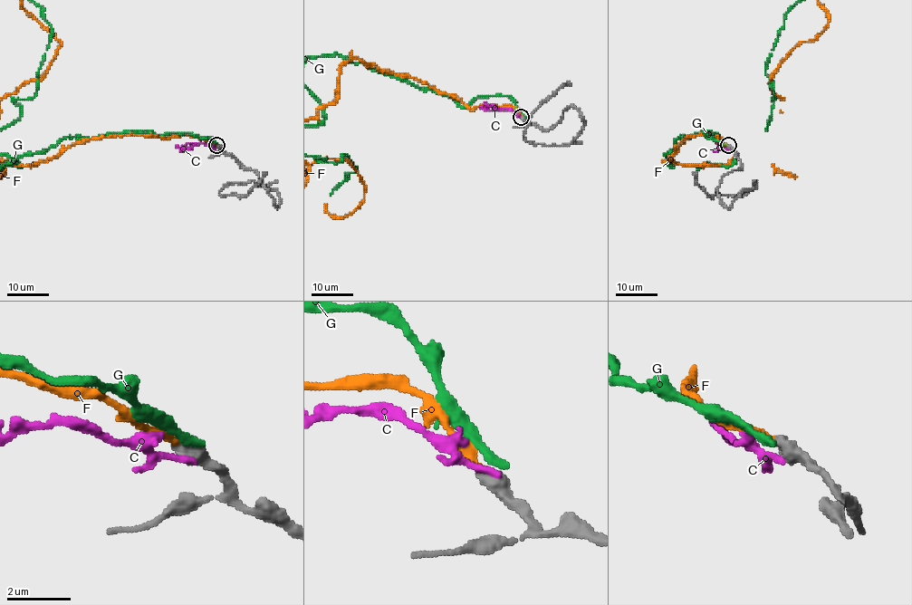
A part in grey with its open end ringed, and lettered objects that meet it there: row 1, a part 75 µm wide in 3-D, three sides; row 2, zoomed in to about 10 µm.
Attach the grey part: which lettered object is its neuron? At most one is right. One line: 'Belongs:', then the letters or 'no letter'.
Belongs: F

